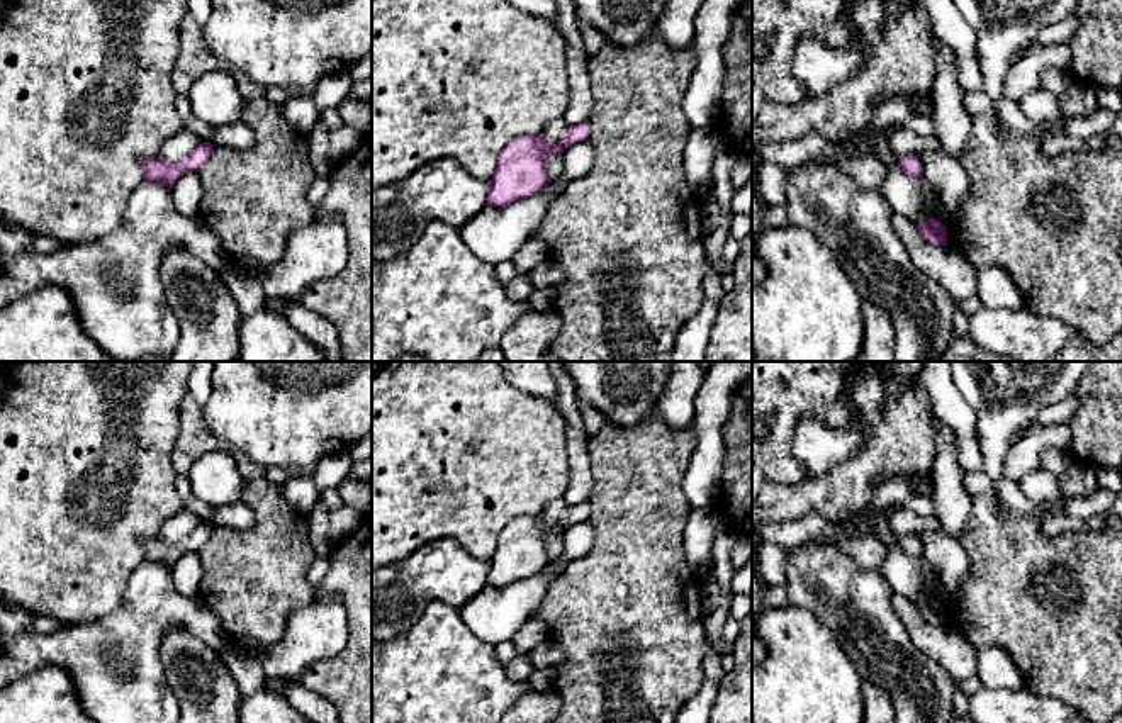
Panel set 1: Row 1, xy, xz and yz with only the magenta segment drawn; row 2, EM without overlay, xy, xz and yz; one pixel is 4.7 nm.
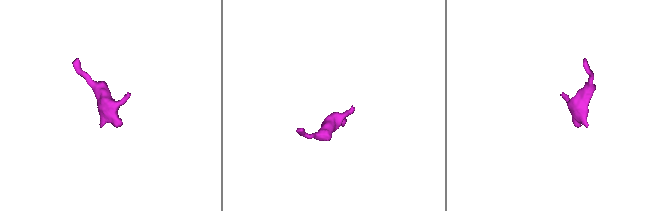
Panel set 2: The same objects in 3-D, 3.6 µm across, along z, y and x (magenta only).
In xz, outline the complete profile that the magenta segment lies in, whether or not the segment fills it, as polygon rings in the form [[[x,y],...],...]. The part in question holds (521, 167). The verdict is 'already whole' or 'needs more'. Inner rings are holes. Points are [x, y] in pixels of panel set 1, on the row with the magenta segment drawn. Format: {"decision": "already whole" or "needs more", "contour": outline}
{"decision": "already whole", "contour": [[[591,122],[570,126],[558,144],[543,134],[513,139],[497,158],[497,166],[489,182],[487,204],[506,207],[516,200],[535,195],[552,182],[547,163],[552,154],[564,153],[569,146],[587,141]]]}

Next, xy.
{"decision": "already whole", "contour": [[[200,143],[182,163],[173,165],[163,158],[148,160],[141,165],[143,178],[146,183],[173,187],[173,183],[188,171],[200,171],[207,163],[214,146],[210,143]]]}

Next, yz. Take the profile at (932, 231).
{"decision": "already whole", "contour": [[[930,217],[920,224],[918,231],[927,243],[935,246],[947,246],[947,227],[935,217]]]}

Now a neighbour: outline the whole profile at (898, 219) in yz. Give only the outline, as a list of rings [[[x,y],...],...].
[[[895,212],[891,217],[891,222],[917,268],[935,280],[944,292],[951,295],[956,305],[968,297],[976,295],[978,270],[973,263],[956,248],[927,243],[918,227],[910,233],[905,227],[906,221],[908,219],[900,212]]]

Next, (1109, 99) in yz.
[[[1097,88],[1098,105],[1115,115],[1122,115],[1122,90]]]

